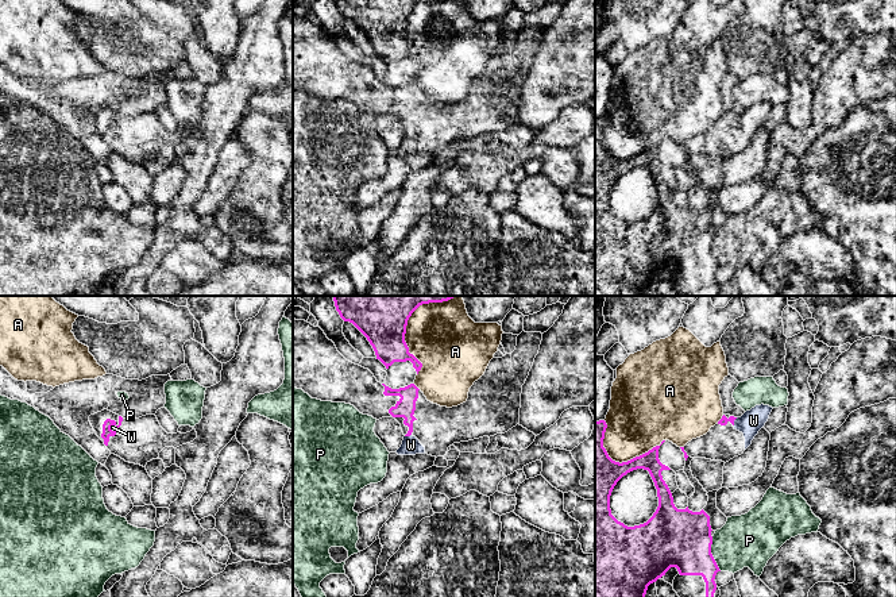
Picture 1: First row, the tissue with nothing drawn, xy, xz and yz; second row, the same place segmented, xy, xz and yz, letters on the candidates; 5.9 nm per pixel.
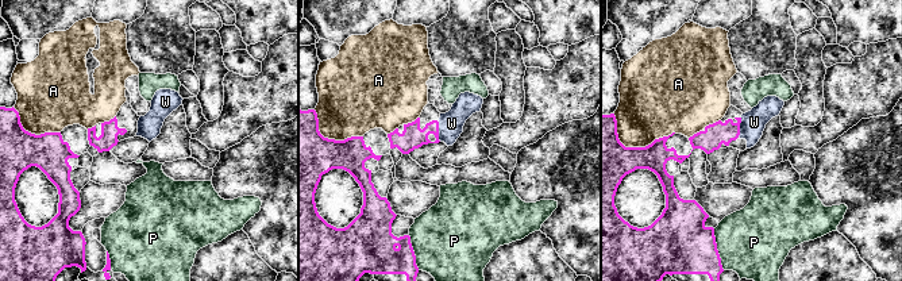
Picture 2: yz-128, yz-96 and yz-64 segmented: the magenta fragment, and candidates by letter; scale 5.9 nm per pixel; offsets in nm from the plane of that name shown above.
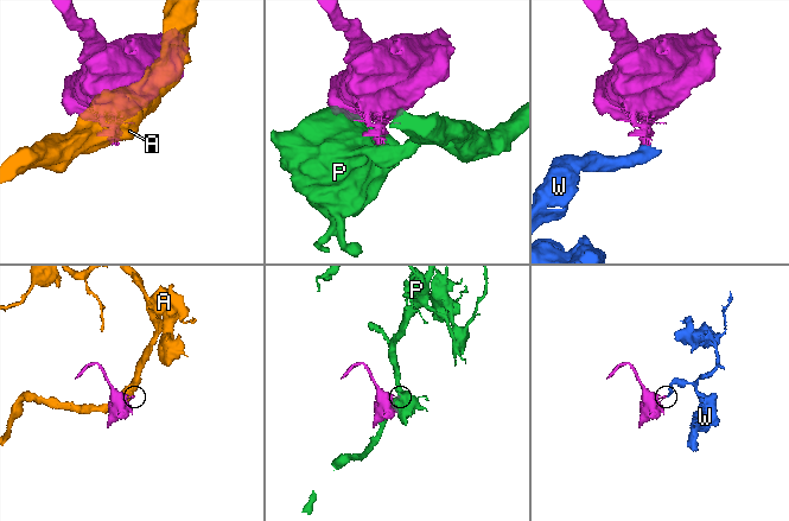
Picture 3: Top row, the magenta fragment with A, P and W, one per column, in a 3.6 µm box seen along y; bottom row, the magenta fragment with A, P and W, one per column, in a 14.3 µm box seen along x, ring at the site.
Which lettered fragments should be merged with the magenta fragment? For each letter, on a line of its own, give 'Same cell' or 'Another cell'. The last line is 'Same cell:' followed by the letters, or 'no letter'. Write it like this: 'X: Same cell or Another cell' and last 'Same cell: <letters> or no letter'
A: Another cell
P: Another cell
W: Another cell
Same cell: no letter

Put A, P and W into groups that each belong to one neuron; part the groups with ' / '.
A / P / W

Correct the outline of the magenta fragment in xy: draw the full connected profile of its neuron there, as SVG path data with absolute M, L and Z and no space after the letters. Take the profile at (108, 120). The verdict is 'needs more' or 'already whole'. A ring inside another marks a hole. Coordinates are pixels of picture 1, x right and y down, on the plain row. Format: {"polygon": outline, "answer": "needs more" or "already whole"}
{"polygon": "M119 113L119 119L107 116L103 122L101 135L104 136L104 142L108 143L109 135L116 132L117 126L121 123L123 115Z", "answer": "already whole"}

